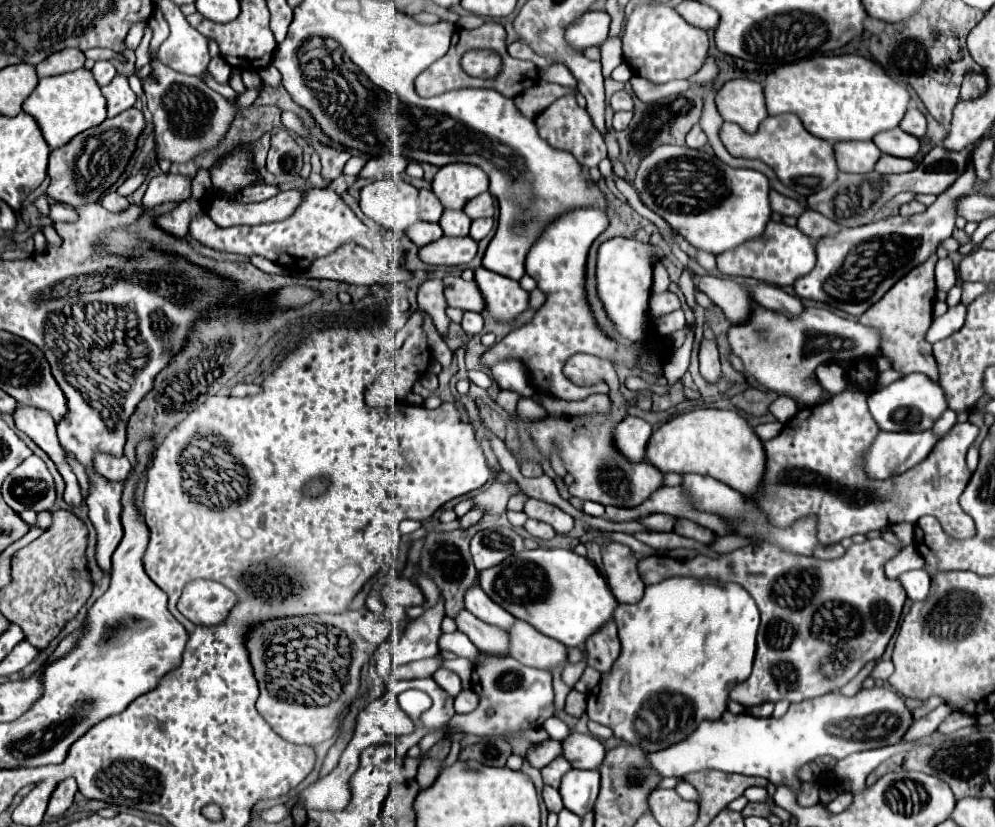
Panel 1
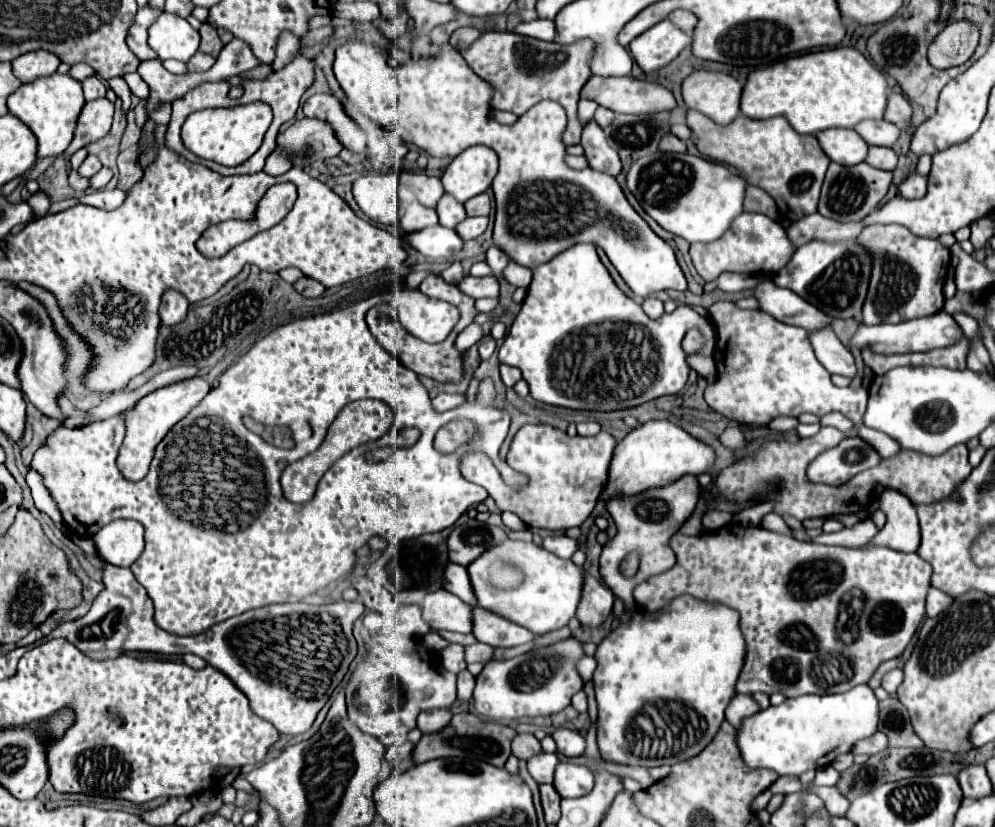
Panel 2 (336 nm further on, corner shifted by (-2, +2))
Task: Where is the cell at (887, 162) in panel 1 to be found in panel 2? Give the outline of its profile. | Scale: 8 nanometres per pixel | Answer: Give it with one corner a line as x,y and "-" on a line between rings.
869,147
869,155
867,155
867,163
877,167
877,169
887,169
893,171
897,167
897,153
893,149
887,147

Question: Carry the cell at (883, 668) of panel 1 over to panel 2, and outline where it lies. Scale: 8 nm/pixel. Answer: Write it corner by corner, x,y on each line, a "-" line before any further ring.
893,669
889,673
885,673
883,681
881,681
881,687
887,691
887,693
895,693
895,689
901,685
903,681
903,671
901,669

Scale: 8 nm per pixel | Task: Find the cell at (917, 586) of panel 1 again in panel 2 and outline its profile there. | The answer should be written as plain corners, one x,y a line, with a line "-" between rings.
935,587
929,589
929,593
927,593
927,617
939,615
949,605
951,605
951,597
947,593
943,593

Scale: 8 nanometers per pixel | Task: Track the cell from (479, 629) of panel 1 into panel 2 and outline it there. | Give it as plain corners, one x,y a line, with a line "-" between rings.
445,589
433,591
425,597
423,619
435,631
441,629
457,633
473,631
473,607
467,607
467,603
455,599
455,595
451,595

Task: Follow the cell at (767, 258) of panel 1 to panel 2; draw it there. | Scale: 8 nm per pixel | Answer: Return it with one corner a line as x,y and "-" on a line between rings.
745,213
735,219
735,227
717,239
715,243
695,243
691,245
691,259
697,273
705,281
713,281
723,271
731,273
745,273
745,275
775,275
779,273
795,253
793,241
787,237
787,231
773,219
761,213

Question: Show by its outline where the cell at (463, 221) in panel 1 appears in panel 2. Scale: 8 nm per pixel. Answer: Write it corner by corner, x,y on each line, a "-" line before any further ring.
443,195
443,199
439,201
439,207
437,207
437,215
439,215
439,223
443,225
443,227
457,227
465,217
467,217
467,213
465,213
465,207
459,203
459,201
455,201
451,195

